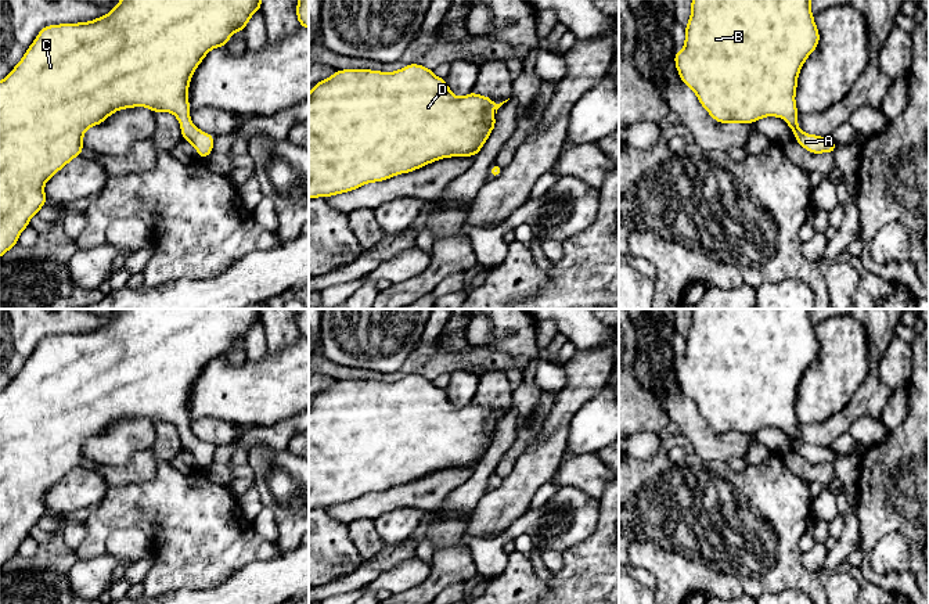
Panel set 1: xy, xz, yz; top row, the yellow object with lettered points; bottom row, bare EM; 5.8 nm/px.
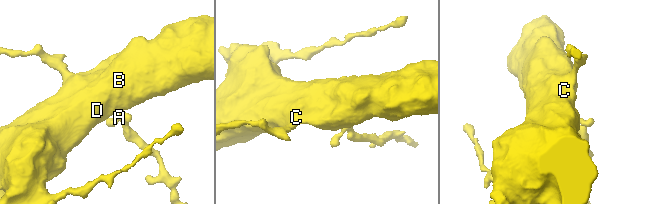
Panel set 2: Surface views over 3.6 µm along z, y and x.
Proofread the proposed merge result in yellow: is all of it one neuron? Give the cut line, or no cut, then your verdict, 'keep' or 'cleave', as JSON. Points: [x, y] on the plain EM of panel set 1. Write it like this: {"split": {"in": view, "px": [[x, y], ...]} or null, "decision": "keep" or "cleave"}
{"split": null, "decision": "keep"}

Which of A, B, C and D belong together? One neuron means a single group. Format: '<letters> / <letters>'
A B C D

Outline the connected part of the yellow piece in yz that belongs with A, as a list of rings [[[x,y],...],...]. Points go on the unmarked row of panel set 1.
[[[692,309],[685,337],[684,359],[674,363],[677,382],[701,416],[719,434],[755,434],[761,428],[782,428],[804,460],[811,464],[836,461],[829,447],[804,443],[796,434],[797,388],[807,367],[815,362],[820,342],[811,324],[811,309]]]

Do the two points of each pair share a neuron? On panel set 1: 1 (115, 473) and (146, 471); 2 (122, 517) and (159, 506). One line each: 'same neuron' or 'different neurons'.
1: same neuron
2: same neuron

